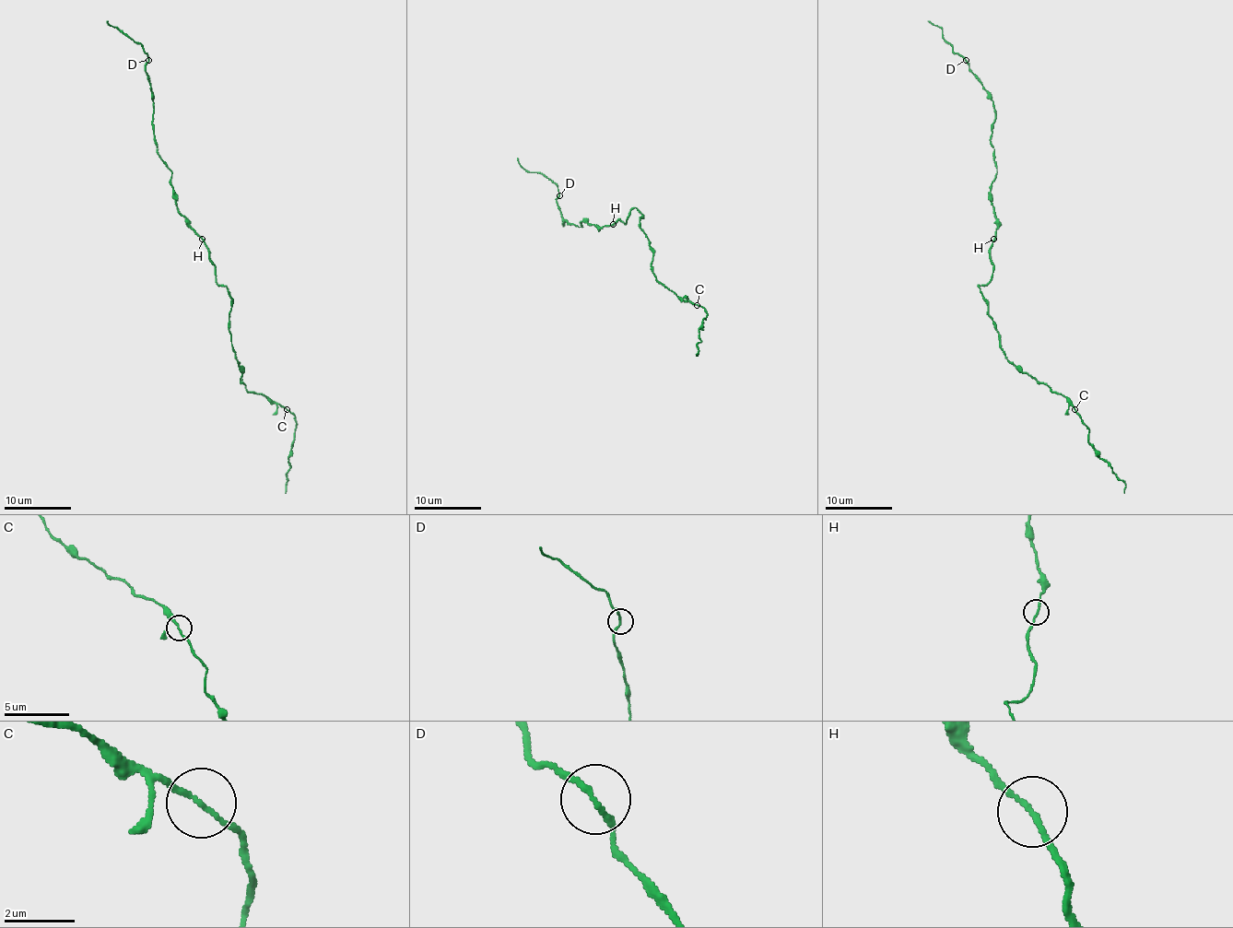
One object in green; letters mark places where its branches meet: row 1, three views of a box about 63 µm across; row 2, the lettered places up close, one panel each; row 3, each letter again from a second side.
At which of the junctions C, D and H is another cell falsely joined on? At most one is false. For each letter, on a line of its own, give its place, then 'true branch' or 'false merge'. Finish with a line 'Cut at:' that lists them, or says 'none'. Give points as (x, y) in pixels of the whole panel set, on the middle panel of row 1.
C: (697, 305) | true branch
D: (559, 195) | true branch
H: (613, 224) | true branch
Cut at: none

